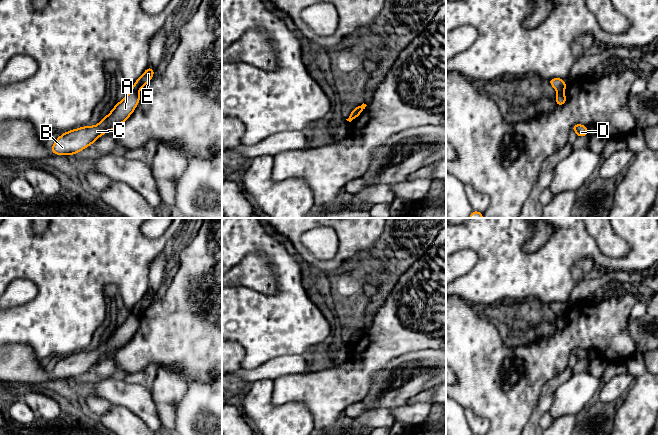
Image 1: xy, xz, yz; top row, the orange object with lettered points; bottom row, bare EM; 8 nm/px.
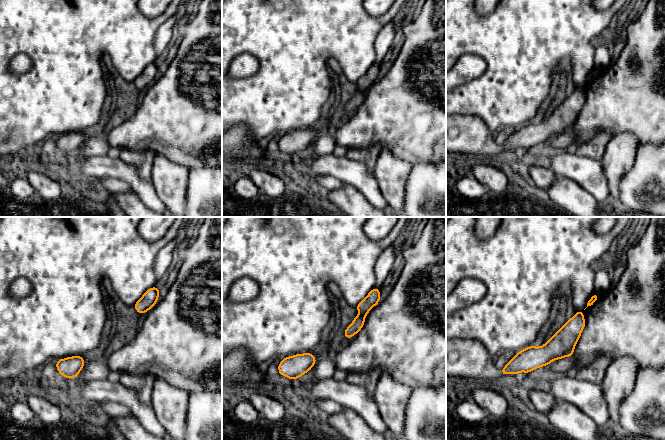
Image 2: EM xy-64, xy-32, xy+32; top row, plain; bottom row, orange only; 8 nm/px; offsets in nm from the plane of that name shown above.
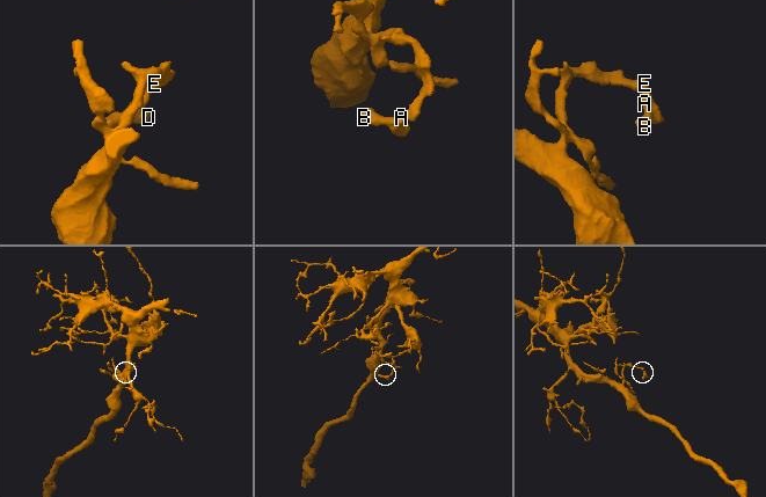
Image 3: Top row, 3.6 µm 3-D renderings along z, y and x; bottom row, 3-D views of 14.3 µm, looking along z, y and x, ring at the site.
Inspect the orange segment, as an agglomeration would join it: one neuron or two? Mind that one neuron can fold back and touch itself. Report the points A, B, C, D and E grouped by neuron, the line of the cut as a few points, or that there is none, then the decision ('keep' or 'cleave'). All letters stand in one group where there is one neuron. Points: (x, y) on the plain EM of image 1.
groups A B C D / E; cut xy (132, 312), (138, 317); cleave

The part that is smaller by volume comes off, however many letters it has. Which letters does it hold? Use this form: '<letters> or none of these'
A, B, C, D

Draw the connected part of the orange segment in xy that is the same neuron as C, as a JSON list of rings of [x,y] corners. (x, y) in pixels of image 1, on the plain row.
[[[131,313],[97,349],[87,349],[62,357],[51,371],[52,377],[71,380],[94,368],[101,359],[106,359],[107,354],[113,356],[124,347],[134,336],[139,325],[139,317]]]

